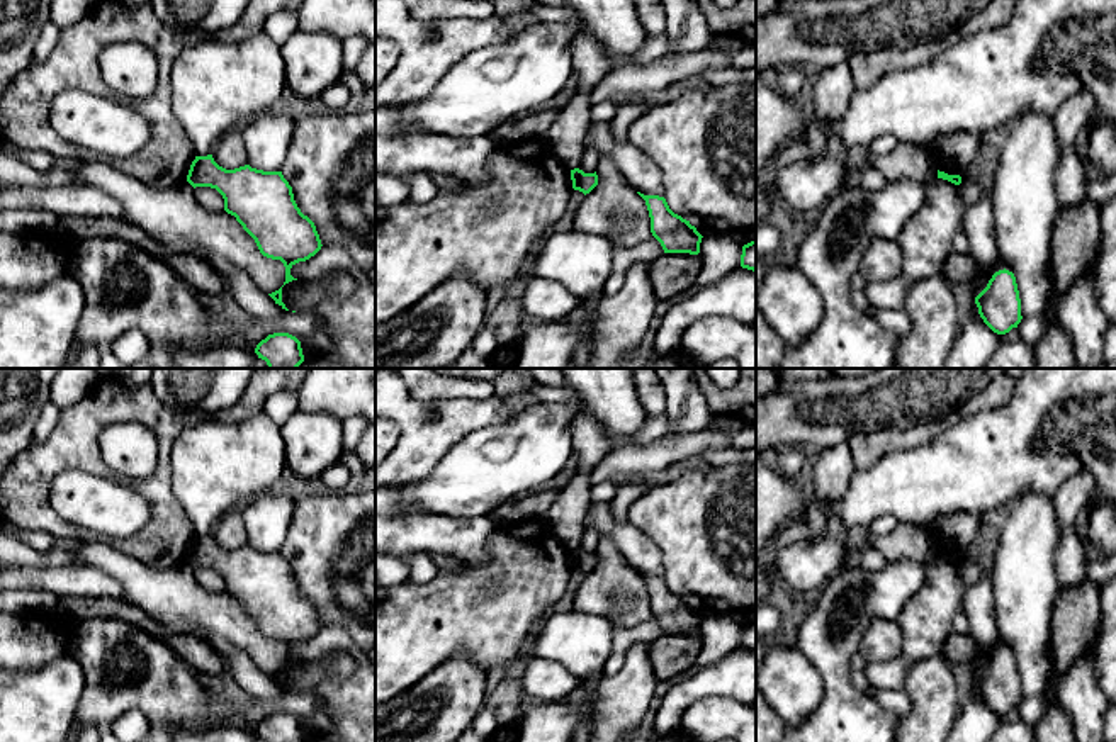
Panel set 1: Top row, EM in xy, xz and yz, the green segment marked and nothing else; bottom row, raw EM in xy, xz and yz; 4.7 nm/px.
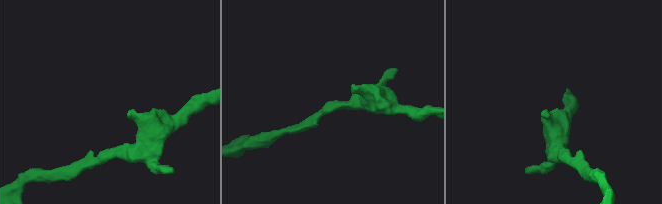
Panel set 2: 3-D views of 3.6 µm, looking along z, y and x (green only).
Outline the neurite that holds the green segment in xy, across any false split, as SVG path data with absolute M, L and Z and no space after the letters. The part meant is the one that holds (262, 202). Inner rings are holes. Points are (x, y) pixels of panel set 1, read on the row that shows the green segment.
M207 155L195 156L187 182L194 188L211 187L223 195L224 211L255 239L260 253L284 263L284 285L297 280L290 268L323 246L314 222L297 207L282 171L263 171L250 165L226 170Z

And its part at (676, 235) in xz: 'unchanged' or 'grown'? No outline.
unchanged

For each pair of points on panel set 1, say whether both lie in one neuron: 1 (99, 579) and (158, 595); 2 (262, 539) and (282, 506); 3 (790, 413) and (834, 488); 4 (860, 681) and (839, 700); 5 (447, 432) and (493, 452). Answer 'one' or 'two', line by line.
1: two
2: one
3: two
4: two
5: two

